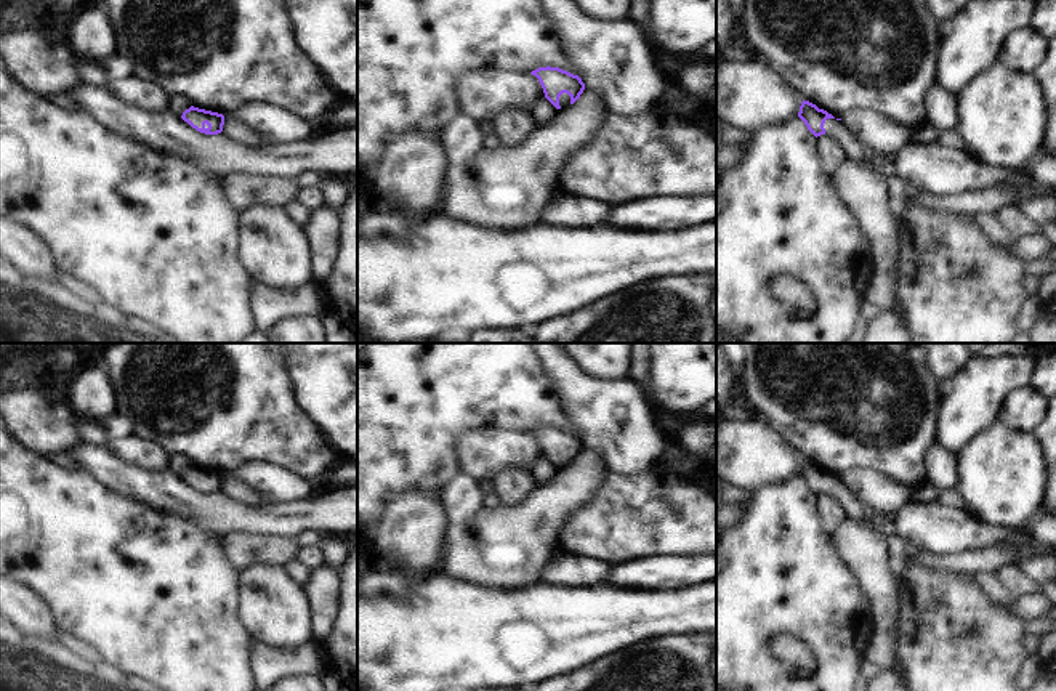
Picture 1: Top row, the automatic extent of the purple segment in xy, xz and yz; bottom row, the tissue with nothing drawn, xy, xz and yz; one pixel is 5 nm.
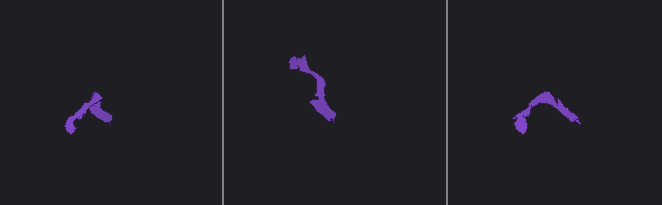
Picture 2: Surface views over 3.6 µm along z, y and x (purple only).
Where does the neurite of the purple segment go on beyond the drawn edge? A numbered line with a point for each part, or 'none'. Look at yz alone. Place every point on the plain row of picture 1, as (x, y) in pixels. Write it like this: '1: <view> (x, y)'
1: yz (835, 488)

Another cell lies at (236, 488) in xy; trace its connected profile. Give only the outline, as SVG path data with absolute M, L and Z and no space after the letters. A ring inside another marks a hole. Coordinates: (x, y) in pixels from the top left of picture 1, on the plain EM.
M224 475L223 492L252 507L266 503L264 495L236 475Z

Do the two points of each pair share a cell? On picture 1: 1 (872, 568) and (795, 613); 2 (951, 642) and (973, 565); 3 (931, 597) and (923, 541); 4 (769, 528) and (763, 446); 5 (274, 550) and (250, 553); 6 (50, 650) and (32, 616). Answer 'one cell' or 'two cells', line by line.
1: two cells
2: two cells
3: two cells
4: two cells
5: one cell
6: two cells

